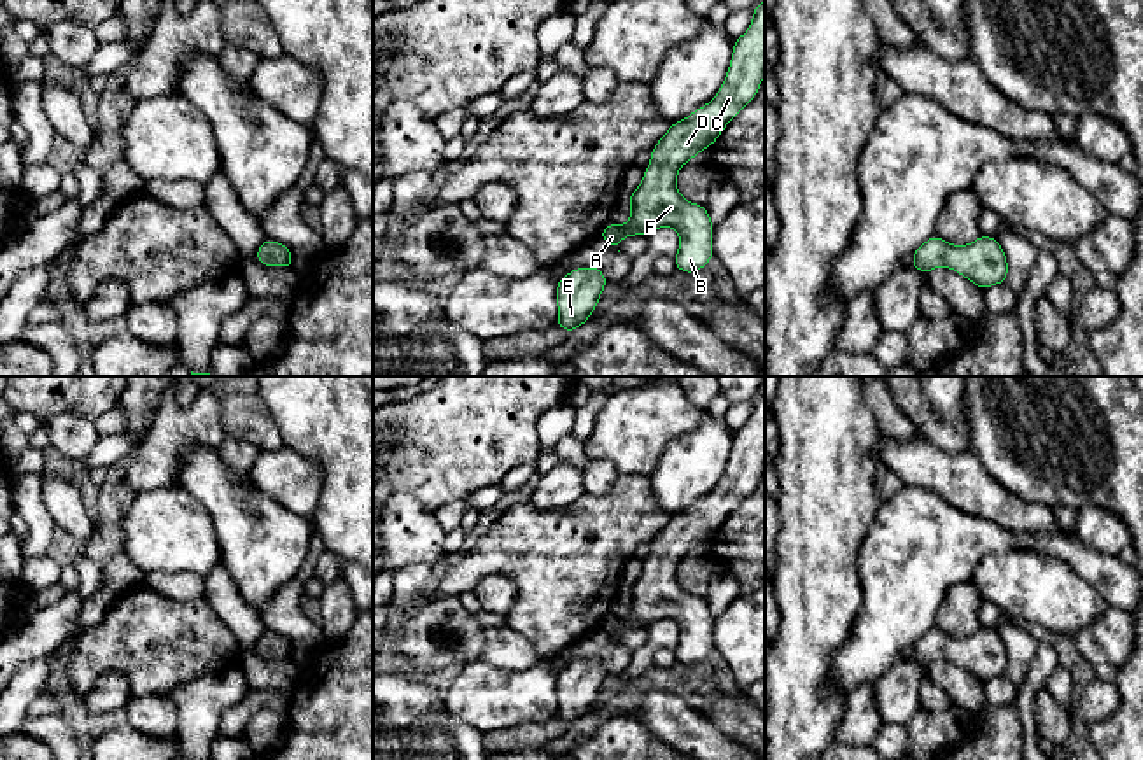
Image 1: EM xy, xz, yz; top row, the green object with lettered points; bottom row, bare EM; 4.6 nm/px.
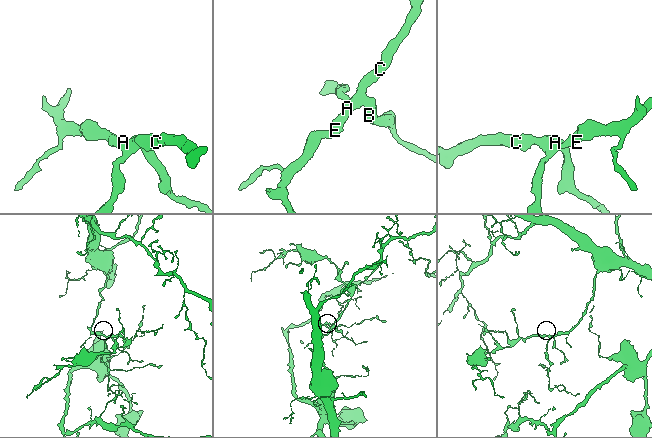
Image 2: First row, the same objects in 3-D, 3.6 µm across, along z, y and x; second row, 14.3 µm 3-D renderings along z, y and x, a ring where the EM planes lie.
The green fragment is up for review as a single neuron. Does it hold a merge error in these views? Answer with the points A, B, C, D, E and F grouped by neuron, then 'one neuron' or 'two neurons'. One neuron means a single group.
A B C D E F | one neuron

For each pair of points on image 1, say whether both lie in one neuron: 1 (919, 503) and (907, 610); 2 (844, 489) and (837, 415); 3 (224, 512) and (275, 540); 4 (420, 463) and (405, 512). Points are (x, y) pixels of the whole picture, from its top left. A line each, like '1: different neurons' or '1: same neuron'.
1: same neuron
2: same neuron
3: same neuron
4: different neurons

